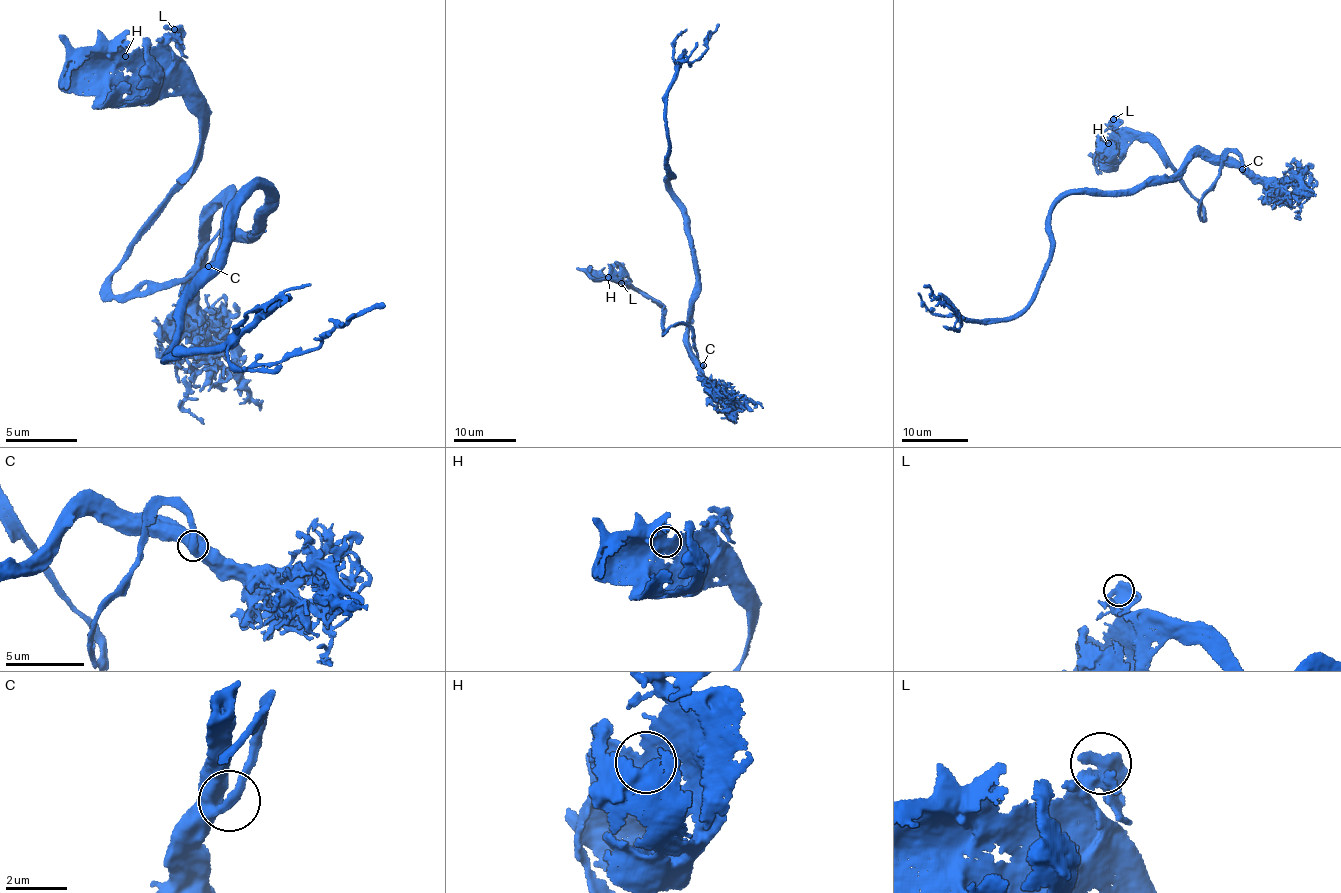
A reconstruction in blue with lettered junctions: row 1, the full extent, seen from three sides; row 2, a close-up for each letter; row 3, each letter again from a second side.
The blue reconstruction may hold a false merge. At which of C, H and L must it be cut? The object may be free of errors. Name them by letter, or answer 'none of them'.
none of them

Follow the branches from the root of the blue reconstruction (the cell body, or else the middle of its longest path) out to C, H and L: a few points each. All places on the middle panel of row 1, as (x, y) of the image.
C: (693, 260), (695, 284), (686, 322), (688, 356), (703, 365)
H: (693, 260), (685, 332), (692, 353), (690, 327), (676, 323), (664, 333), (662, 305), (608, 277)
L: (693, 260), (685, 332), (692, 353), (690, 327), (676, 323), (664, 333), (662, 305), (621, 283)

